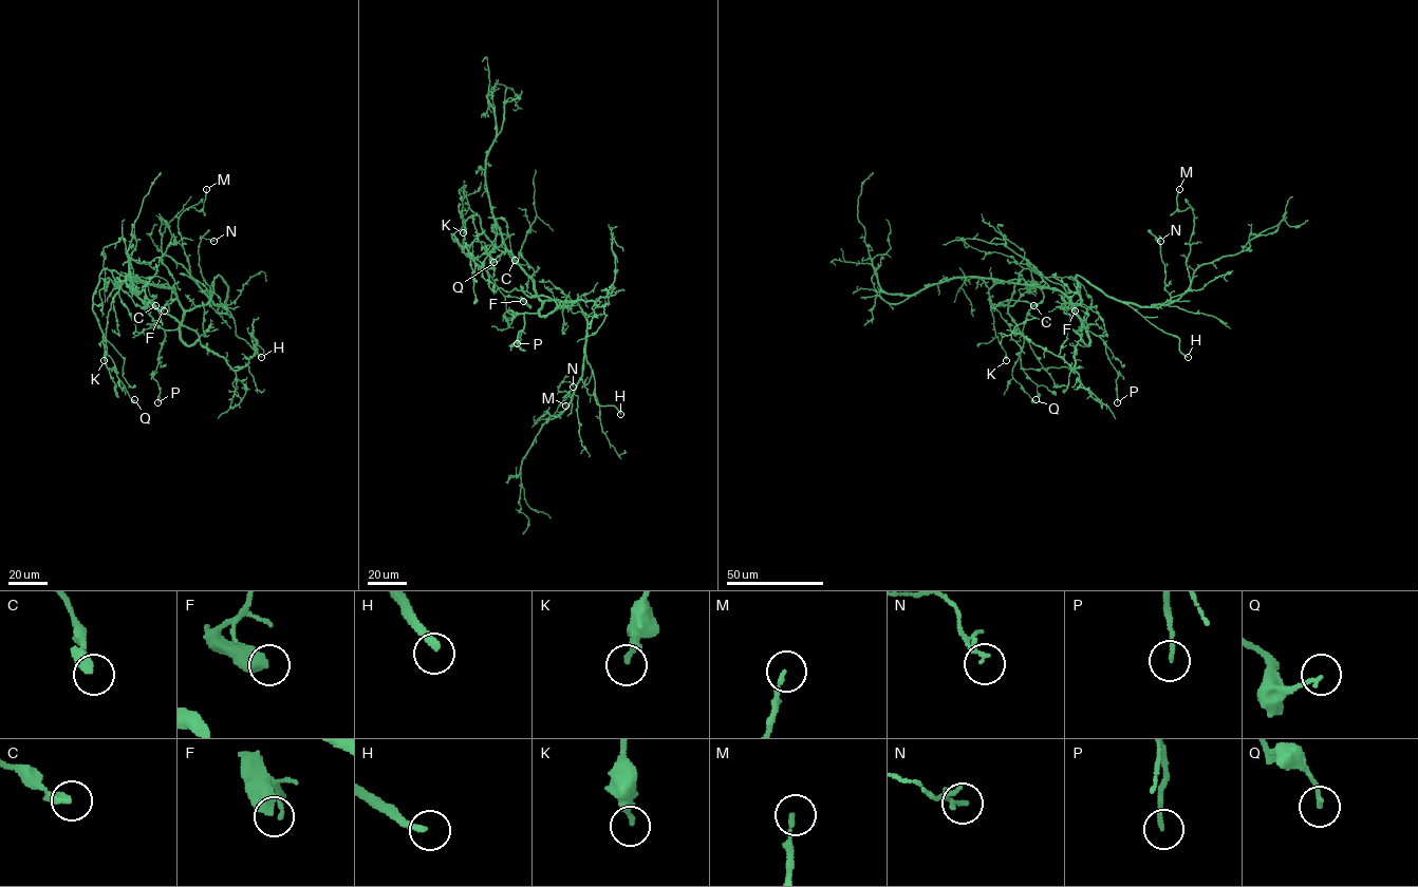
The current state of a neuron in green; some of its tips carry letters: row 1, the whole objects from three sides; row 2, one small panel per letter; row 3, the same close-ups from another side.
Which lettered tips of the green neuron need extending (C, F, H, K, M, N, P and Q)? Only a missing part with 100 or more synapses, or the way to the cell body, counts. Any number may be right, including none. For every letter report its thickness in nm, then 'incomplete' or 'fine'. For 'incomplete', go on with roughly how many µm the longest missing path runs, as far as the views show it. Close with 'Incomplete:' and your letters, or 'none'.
C: 360 nm | fine
F: 550 nm | fine
H: 240 nm | incomplete | 25 µm
K: 260 nm | fine
M: 140 nm | fine
N: 140 nm | fine
P: 140 nm | fine
Q: 150 nm | fine
Incomplete: H

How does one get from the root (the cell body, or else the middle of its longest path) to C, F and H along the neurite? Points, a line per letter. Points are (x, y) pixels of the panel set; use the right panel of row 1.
C: (1080, 317), (1088, 345), (1069, 326), (1065, 289), (1034, 270), (1012, 305), (991, 306), (1009, 300), (1033, 305)
F: (1080, 317), (1088, 345), (1069, 326), (1065, 289), (1048, 277), (1079, 282), (1075, 310)
H: (1080, 317), (1074, 308), (1081, 301), (1077, 275), (1125, 302), (1158, 328), (1176, 336), (1179, 350), (1188, 357)

